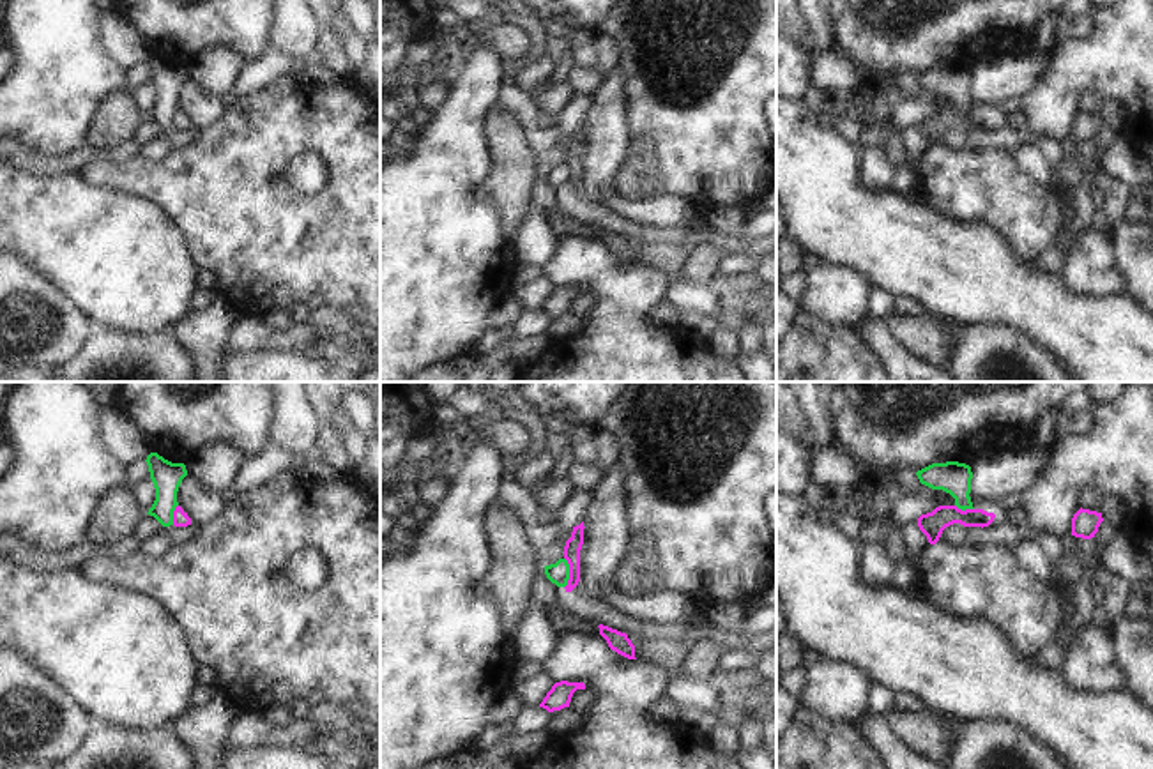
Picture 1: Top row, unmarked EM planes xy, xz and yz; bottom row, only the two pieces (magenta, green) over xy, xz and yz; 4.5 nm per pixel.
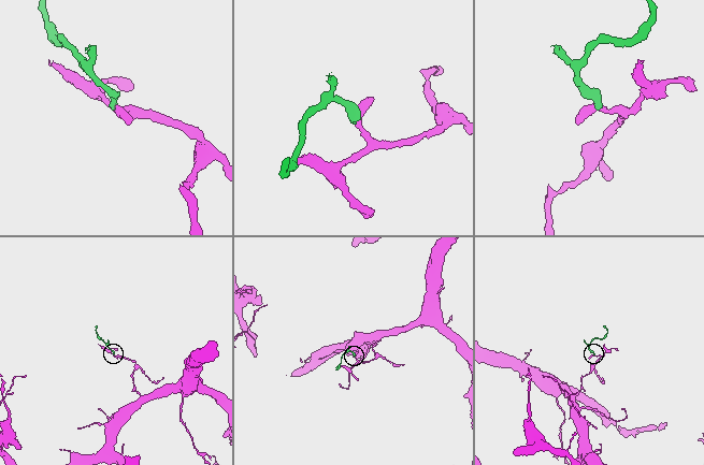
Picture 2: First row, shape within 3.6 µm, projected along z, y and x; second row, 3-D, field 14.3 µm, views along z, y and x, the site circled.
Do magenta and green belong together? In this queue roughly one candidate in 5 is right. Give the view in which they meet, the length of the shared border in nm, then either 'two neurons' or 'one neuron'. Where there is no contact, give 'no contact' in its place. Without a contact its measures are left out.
contact in xz; length 140 nm; two neurons

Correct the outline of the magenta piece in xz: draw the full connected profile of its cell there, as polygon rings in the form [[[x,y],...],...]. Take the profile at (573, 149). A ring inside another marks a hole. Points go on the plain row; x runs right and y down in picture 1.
[[[584,126],[573,131],[571,141],[566,145],[564,150],[564,163],[569,168],[569,184],[564,191],[566,196],[571,196],[580,186],[580,154],[584,148]]]

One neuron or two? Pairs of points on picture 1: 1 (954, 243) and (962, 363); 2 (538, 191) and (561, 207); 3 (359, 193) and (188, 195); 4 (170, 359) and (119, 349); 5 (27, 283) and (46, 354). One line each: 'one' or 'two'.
1: two
2: one
3: one
4: one
5: one

